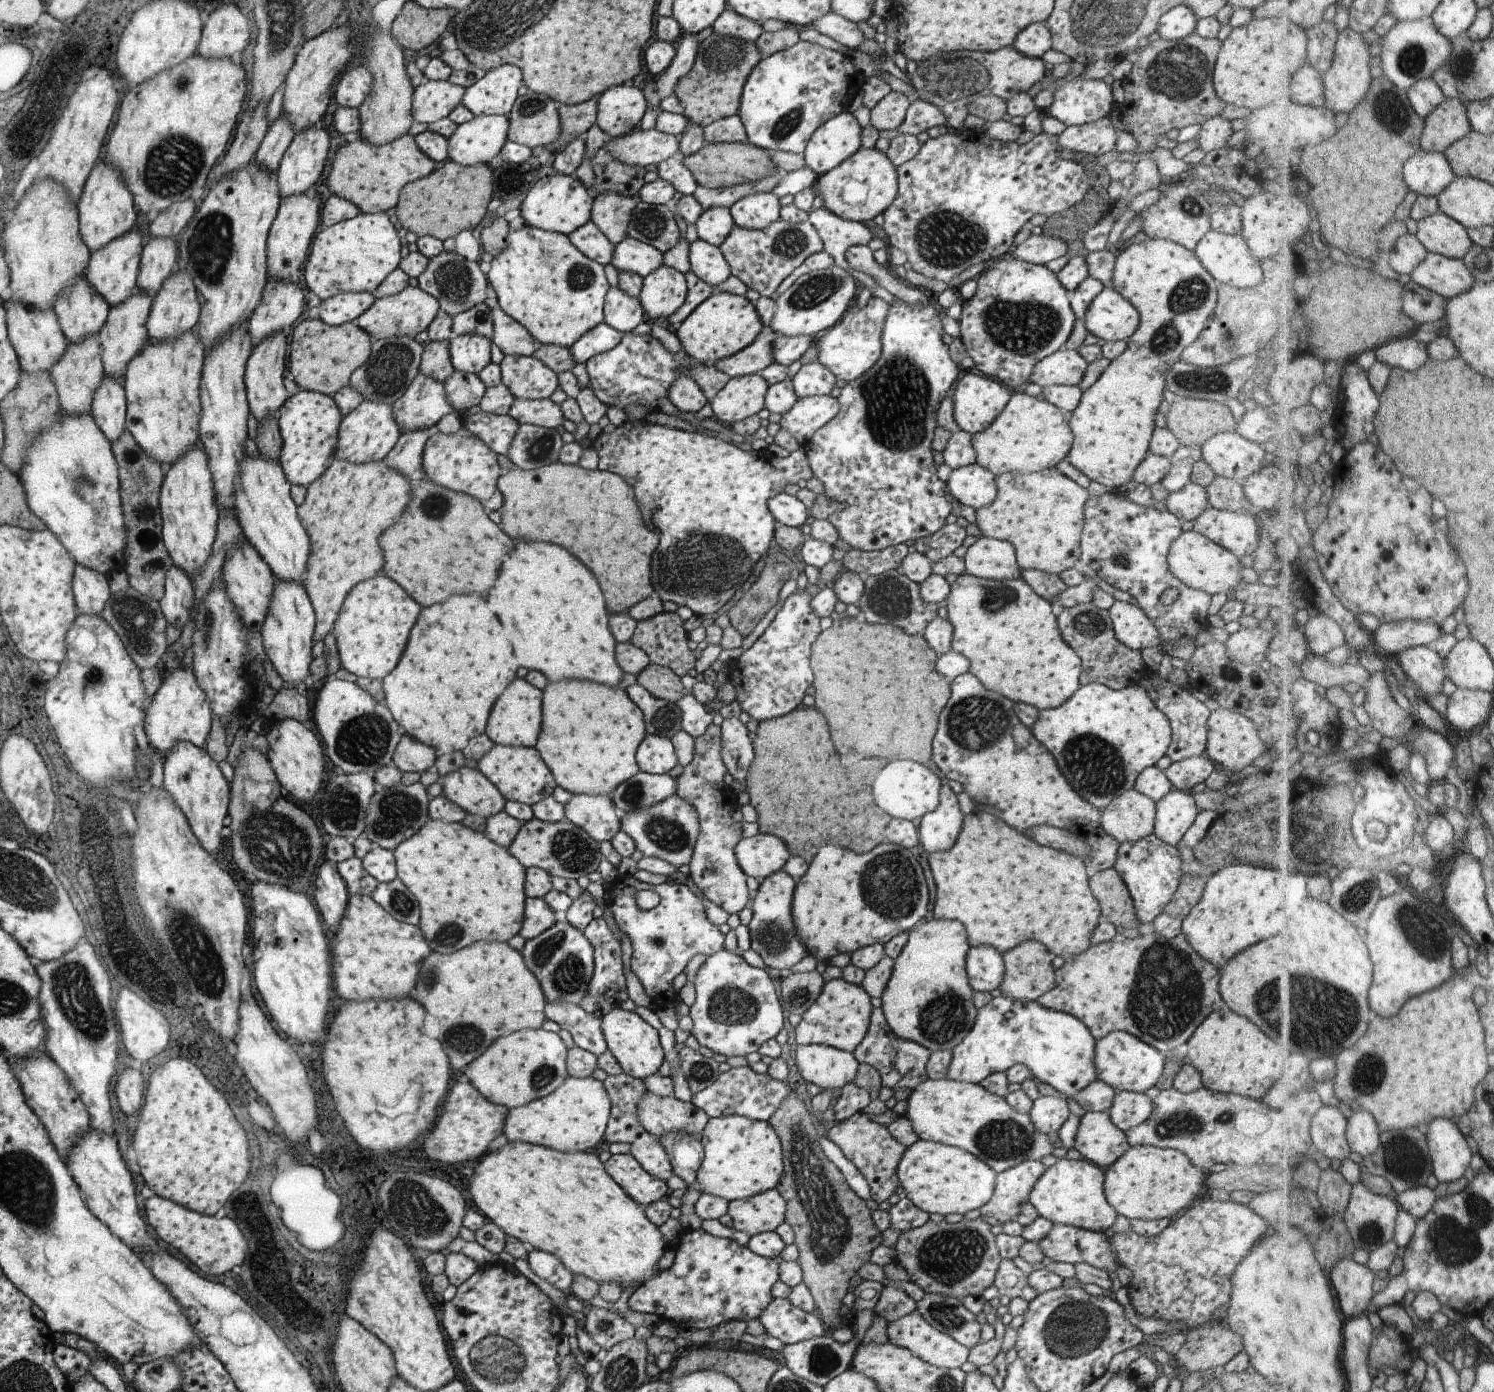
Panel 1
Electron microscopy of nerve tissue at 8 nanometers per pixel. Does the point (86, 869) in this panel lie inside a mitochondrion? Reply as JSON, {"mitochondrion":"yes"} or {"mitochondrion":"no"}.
{"mitochondrion":"no"}

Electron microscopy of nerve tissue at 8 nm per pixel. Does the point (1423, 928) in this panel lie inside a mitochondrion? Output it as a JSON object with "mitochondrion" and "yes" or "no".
{"mitochondrion":"yes"}

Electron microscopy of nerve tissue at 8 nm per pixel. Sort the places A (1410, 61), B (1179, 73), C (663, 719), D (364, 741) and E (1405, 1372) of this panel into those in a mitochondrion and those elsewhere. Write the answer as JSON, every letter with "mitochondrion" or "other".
{"A":"mitochondrion","B":"mitochondrion","C":"mitochondrion","D":"mitochondrion","E":"other"}

